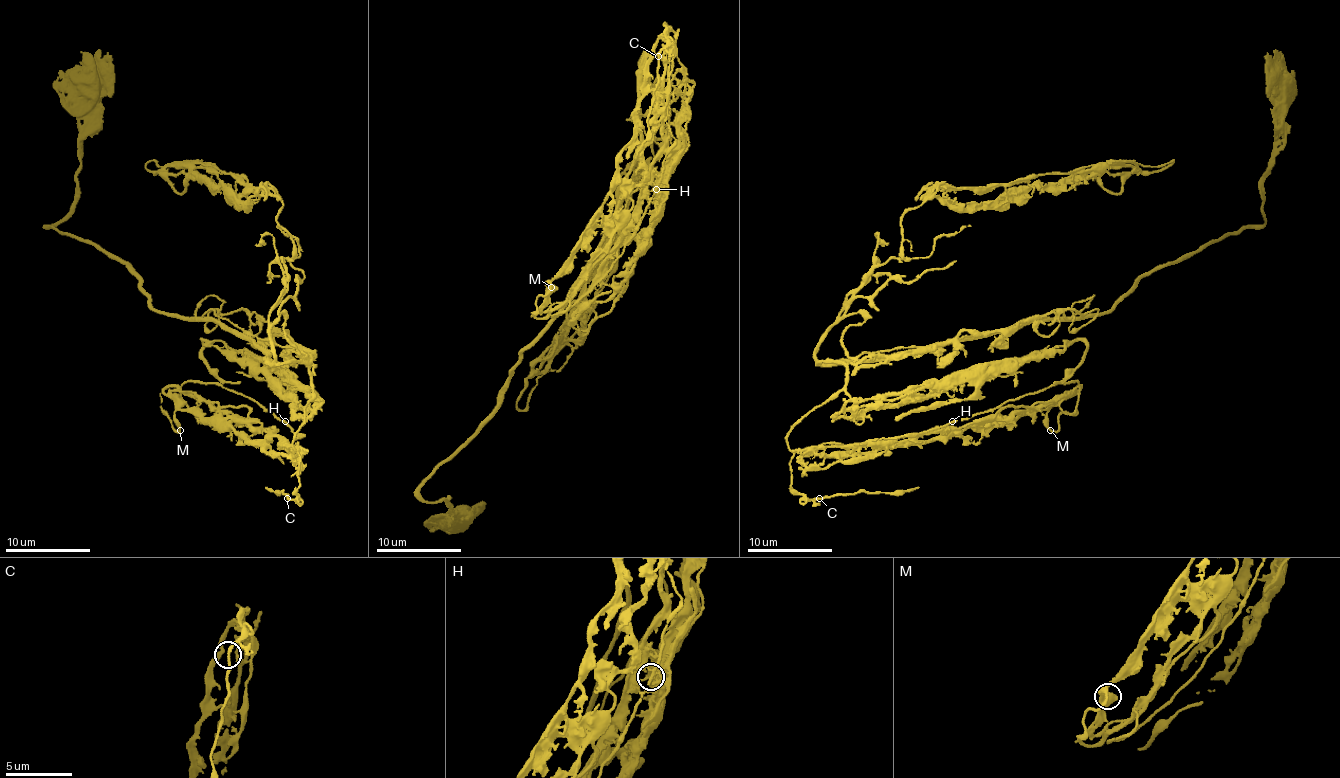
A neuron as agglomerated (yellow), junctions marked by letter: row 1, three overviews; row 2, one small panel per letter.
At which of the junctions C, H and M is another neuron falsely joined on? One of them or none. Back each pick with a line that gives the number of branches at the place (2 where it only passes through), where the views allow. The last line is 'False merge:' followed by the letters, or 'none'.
False merge: none

